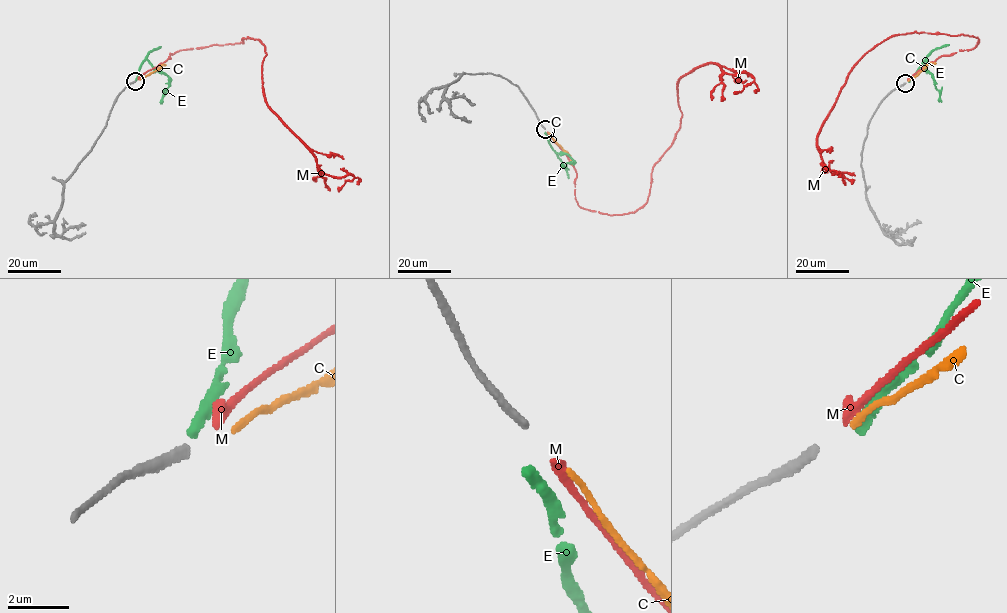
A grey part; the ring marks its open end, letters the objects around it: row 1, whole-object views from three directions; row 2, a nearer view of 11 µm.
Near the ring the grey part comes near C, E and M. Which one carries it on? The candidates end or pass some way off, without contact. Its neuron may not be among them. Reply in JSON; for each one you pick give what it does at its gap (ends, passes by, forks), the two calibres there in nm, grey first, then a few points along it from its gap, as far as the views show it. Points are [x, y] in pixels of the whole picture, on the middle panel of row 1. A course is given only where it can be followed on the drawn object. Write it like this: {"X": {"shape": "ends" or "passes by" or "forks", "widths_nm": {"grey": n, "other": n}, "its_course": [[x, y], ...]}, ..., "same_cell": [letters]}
{"M": {"shape": "ends", "widths_nm": {"grey": 320, "other": 380}, "its_course": [[547, 132], [577, 204], [634, 213], [680, 126], [680, 78], [746, 72], [734, 94]]}, "same_cell": ["M"]}

